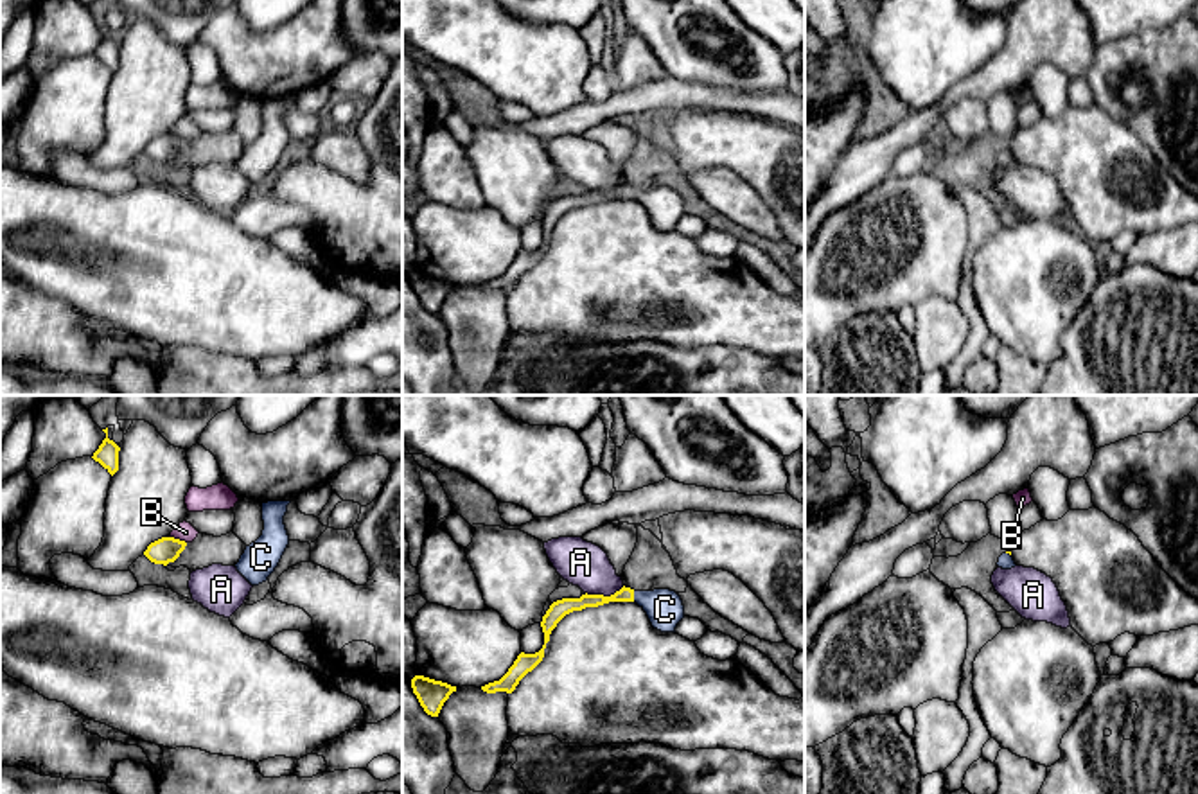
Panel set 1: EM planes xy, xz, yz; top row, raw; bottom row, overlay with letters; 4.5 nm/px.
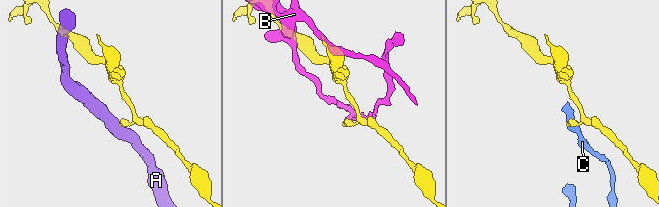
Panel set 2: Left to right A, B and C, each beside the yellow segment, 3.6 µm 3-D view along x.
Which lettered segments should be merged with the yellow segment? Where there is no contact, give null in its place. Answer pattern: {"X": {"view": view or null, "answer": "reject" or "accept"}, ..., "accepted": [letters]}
{"A": {"view": "xz", "answer": "reject"}, "B": {"view": "xy", "answer": "reject"}, "C": {"view": "xz", "answer": "accept"}, "accepted": ["C"]}

